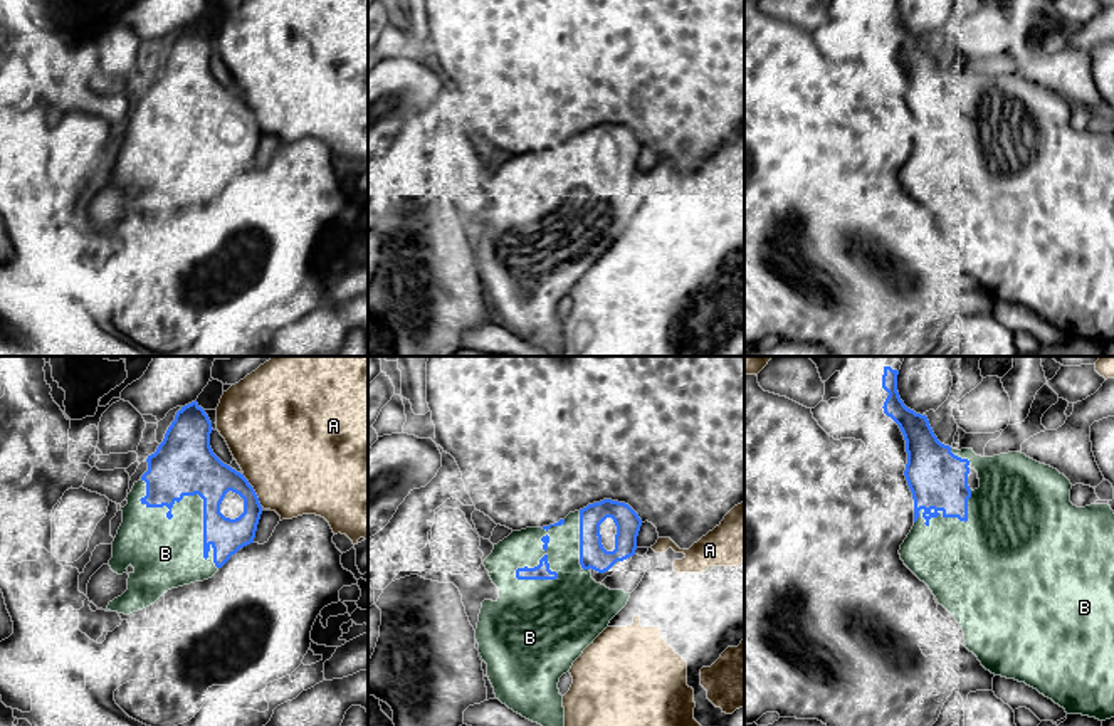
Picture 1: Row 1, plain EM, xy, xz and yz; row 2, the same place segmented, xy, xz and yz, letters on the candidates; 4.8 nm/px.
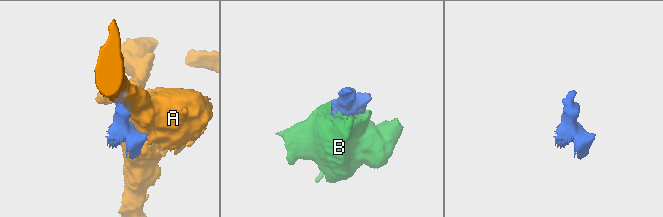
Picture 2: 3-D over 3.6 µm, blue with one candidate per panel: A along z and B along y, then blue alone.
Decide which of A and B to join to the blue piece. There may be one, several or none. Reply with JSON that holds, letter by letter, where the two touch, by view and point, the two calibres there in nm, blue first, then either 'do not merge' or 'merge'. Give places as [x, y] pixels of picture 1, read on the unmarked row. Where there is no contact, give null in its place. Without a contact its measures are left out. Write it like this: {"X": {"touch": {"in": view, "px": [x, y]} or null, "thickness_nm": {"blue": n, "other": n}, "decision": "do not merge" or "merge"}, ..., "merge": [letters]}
{"A": {"touch": {"in": "xy", "px": [254, 115]}, "thickness_nm": {"blue": 200, "other": 500}, "decision": "do not merge"}, "B": {"touch": {"in": "xy", "px": [204, 125]}, "thickness_nm": {"blue": 300, "other": 260}, "decision": "merge"}, "merge": ["B"]}

